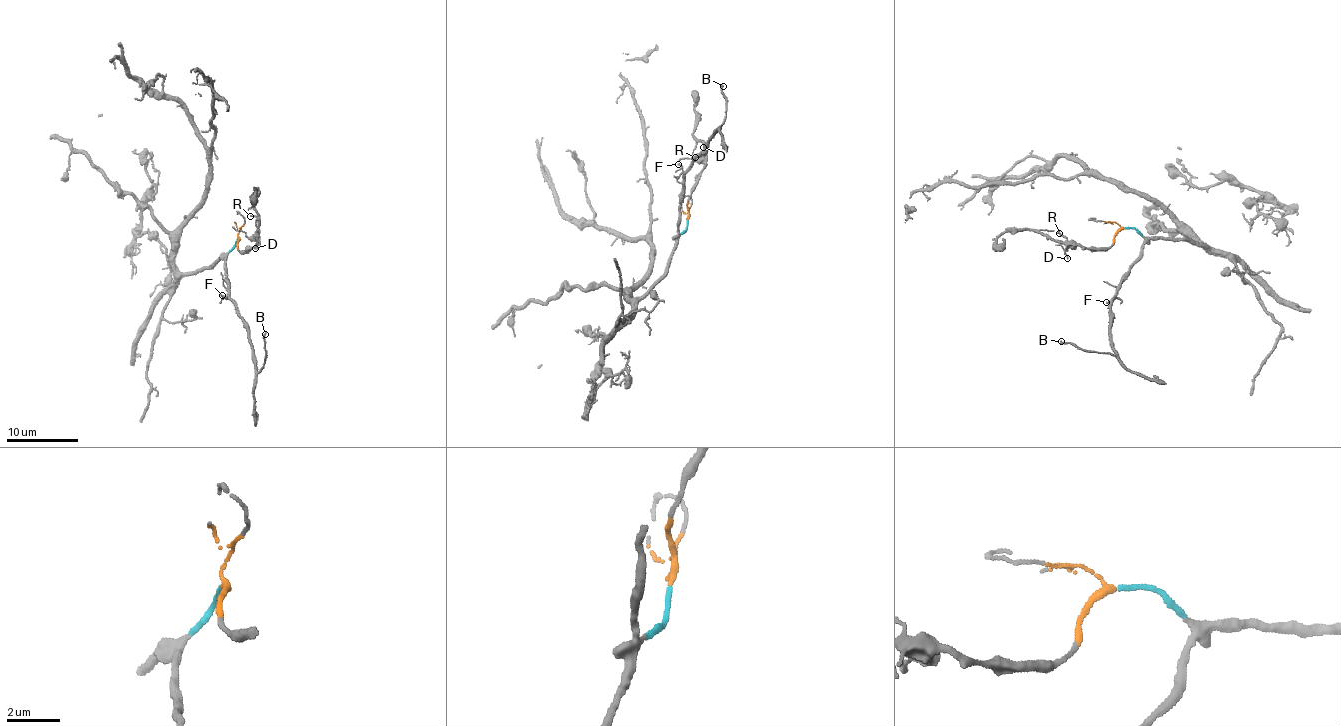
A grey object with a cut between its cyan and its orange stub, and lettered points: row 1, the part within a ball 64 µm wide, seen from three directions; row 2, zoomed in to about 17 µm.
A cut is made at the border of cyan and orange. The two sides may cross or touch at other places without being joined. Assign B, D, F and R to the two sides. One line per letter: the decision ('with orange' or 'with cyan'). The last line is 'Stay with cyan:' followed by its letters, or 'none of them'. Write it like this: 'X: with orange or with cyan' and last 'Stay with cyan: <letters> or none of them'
B: with cyan
D: with orange
F: with cyan
R: with orange
Stay with cyan: B, F

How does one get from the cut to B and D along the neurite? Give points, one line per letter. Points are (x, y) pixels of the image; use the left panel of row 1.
B: (238, 239), (226, 263), (228, 297), (247, 328), (255, 371), (261, 369), (265, 357), (266, 333)
D: (238, 238), (237, 248), (242, 251), (253, 248), (258, 237), (254, 248)

